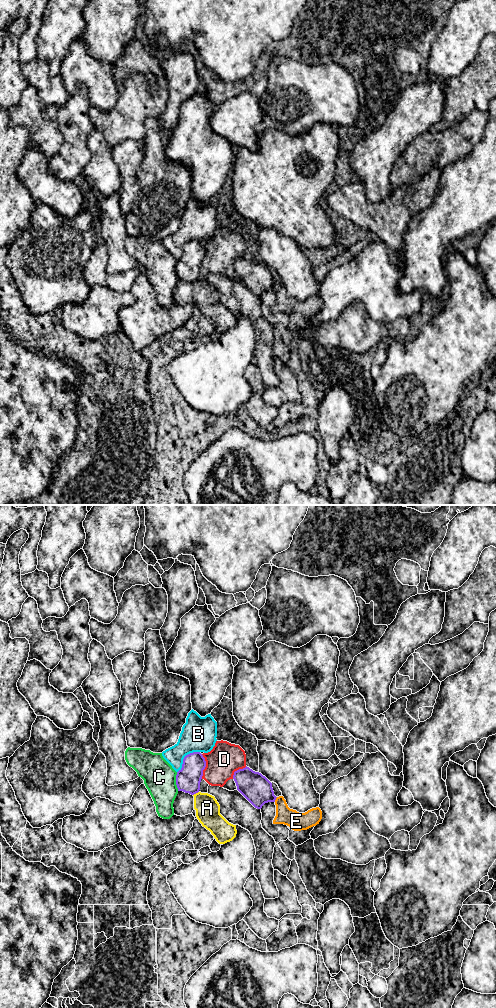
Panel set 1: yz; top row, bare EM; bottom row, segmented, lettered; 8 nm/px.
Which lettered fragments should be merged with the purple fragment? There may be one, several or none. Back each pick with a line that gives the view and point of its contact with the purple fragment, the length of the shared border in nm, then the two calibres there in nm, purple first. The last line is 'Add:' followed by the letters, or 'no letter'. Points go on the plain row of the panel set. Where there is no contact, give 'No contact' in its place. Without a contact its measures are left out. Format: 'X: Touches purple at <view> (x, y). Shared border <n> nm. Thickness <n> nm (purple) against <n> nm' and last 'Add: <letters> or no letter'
Add: no letter

